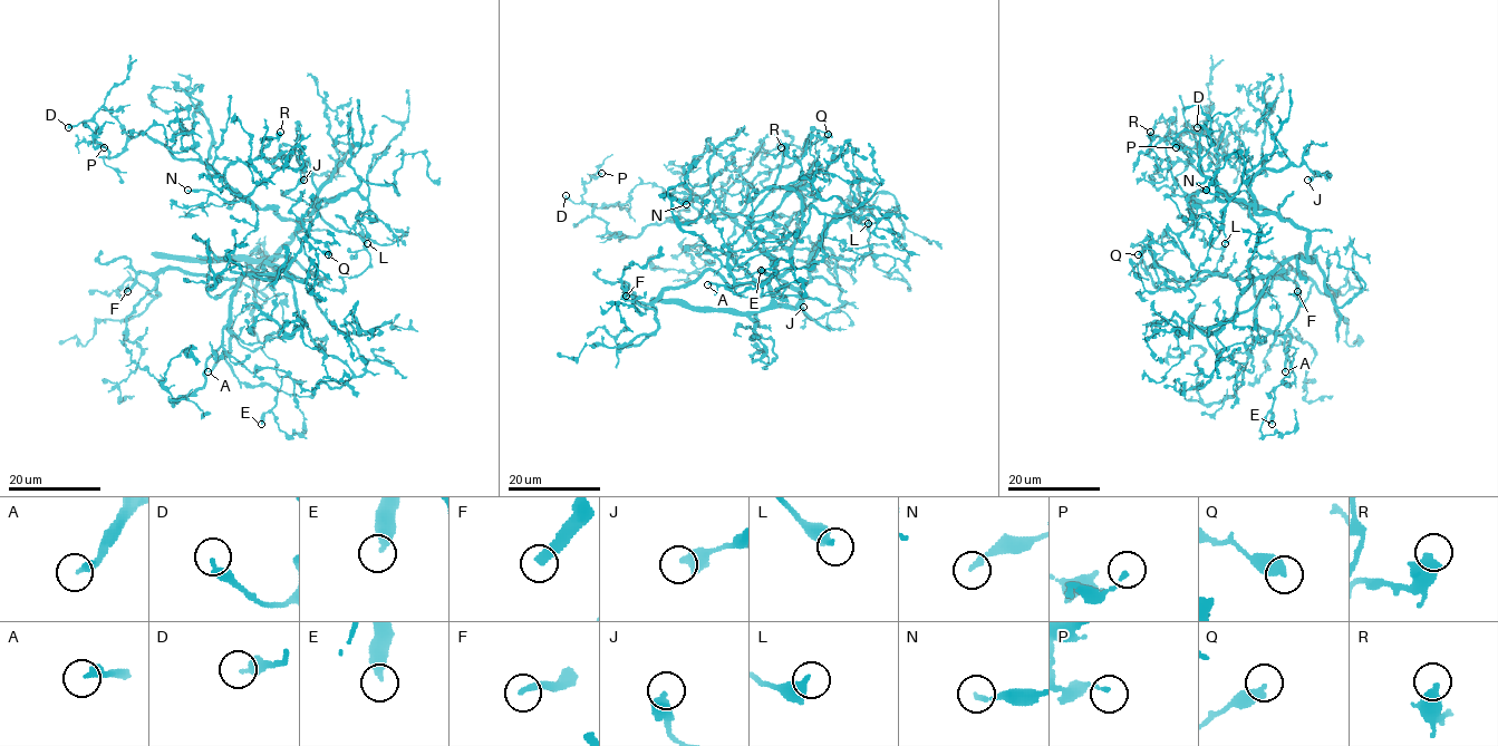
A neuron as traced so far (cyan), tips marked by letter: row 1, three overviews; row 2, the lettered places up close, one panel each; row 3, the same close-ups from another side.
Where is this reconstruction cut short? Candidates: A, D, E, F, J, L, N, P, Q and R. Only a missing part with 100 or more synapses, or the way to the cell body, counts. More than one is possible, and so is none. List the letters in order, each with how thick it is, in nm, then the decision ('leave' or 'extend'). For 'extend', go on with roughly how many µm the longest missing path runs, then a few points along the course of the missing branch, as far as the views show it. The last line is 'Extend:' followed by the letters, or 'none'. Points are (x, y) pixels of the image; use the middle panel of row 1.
A: 240 nm thick; extend; about 30 µm are missing; missing branch runs (707, 284), (686, 272), (675, 292), (686, 294), (698, 287), (703, 278), (711, 274), (714, 281)
D: 360 nm thick; leave
E: 380 nm thick; leave
F: 300 nm thick; extend; about 35 µm are missing; missing branch runs (626, 296), (589, 296), (568, 307), (564, 298), (557, 298), (537, 277), (541, 268)
J: 500 nm thick; leave
L: 400 nm thick; leave
N: 190 nm thick; leave
P: 130 nm thick; leave
Q: 440 nm thick; leave
R: 500 nm thick; leave
Extend: A, F

